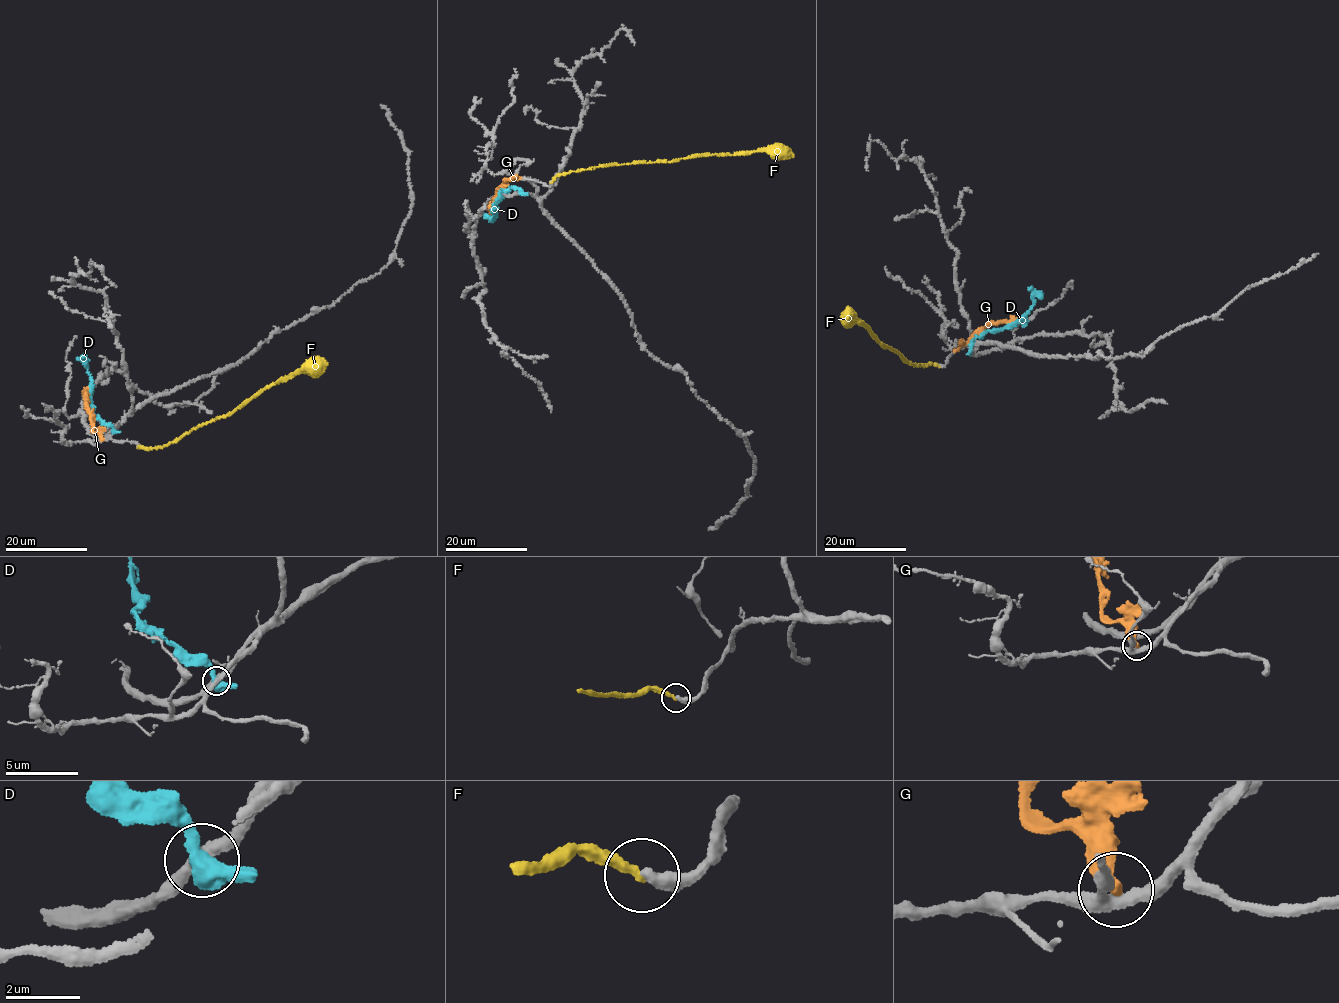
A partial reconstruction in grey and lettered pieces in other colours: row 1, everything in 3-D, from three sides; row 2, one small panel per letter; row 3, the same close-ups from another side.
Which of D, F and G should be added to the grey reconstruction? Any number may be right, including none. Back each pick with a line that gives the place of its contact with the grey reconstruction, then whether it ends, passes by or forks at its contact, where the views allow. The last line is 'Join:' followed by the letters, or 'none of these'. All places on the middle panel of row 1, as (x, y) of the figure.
F: Touches grey at (552, 181). It ends there
Join: F

